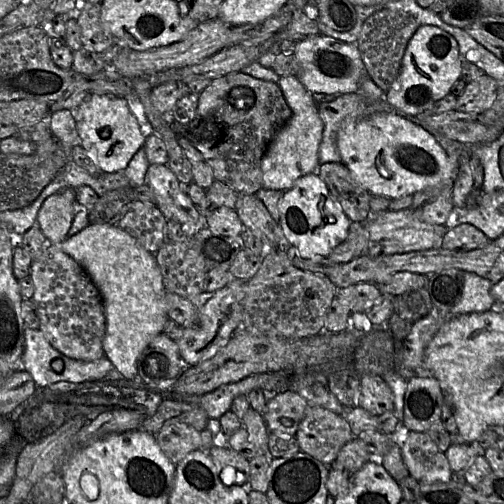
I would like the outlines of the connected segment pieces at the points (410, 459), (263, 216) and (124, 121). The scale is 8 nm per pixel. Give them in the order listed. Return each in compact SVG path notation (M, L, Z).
M410 431L400 448L409 475L419 483L447 483L453 479L446 454L426 432Z
M239 194L235 207L244 229L251 230L263 242L263 259L275 248L275 222L256 194Z
M90 94L73 112L80 137L80 146L103 173L124 171L139 149L144 147L146 136L124 97Z

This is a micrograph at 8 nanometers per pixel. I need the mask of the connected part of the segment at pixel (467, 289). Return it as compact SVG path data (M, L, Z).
M472 272L464 273L464 287L456 306L450 311L450 318L458 315L486 312L496 308L491 295L492 282Z

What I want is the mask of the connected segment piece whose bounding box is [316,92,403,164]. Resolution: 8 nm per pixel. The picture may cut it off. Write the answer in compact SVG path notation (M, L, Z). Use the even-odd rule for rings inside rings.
M339 94L328 102L316 103L317 111L323 123L323 134L319 148L319 162L341 162L337 147L339 131L347 123L377 113L397 113L403 115L384 98L370 100L361 94Z

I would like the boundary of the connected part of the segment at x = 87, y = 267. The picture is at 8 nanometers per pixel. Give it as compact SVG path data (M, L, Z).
M90 224L58 245L88 274L104 305L104 356L121 375L120 383L138 383L138 359L151 341L163 333L167 315L166 289L154 254L116 225Z

